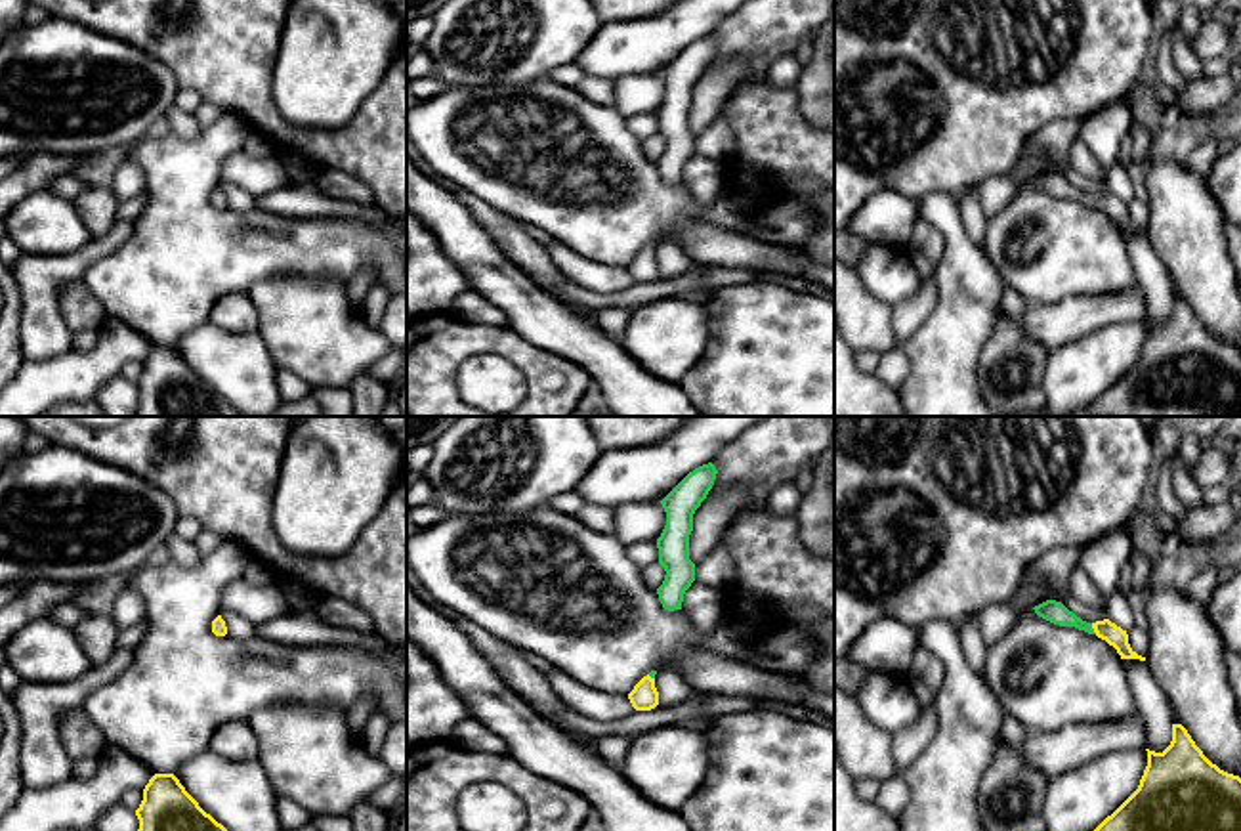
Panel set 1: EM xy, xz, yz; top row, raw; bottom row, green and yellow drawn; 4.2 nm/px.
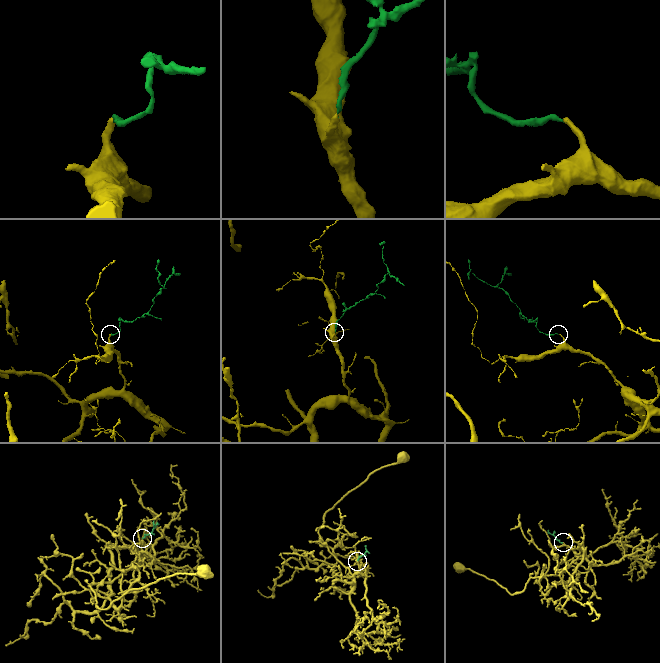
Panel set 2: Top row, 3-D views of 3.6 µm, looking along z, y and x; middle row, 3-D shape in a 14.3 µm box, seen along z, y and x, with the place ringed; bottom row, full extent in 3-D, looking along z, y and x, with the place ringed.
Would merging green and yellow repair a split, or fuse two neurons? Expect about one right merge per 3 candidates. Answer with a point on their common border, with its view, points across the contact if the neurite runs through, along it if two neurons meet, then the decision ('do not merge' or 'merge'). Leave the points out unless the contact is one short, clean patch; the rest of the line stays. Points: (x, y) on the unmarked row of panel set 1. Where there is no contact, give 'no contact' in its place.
meets green in yz at (1093, 201); runs through yz (1051, 182), (1093, 201), (1108, 203); merge

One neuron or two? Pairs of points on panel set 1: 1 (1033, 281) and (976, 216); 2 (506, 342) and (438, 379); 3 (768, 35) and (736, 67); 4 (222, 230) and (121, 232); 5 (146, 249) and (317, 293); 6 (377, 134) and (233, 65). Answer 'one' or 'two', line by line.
1: two
2: one
3: two
4: two
5: two
6: one

